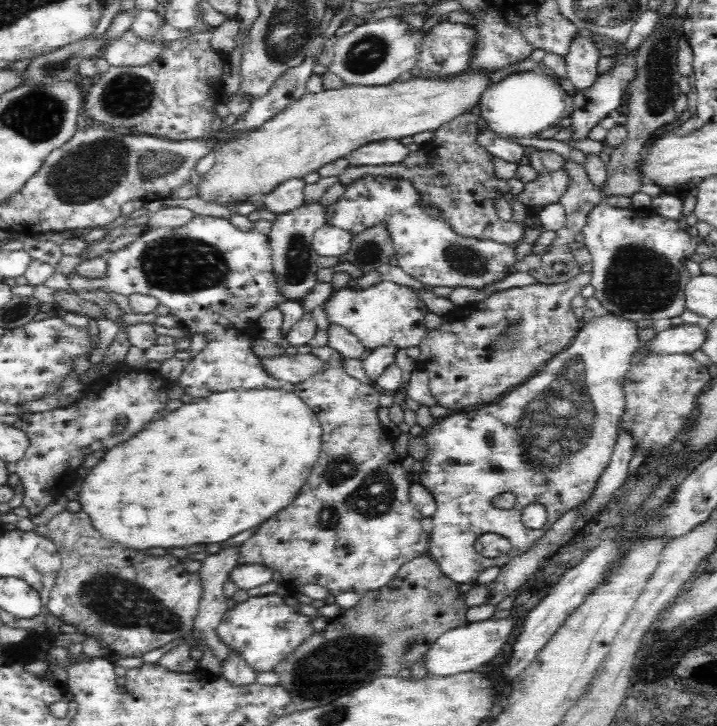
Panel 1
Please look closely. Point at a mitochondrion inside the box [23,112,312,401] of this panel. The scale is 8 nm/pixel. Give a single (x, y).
(90, 173)

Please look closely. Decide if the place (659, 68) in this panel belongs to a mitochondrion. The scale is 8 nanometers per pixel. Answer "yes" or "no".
yes

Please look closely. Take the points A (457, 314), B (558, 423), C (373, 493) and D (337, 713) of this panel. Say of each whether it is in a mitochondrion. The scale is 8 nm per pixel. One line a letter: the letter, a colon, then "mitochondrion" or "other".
A: other
B: mitochondrion
C: mitochondrion
D: mitochondrion

